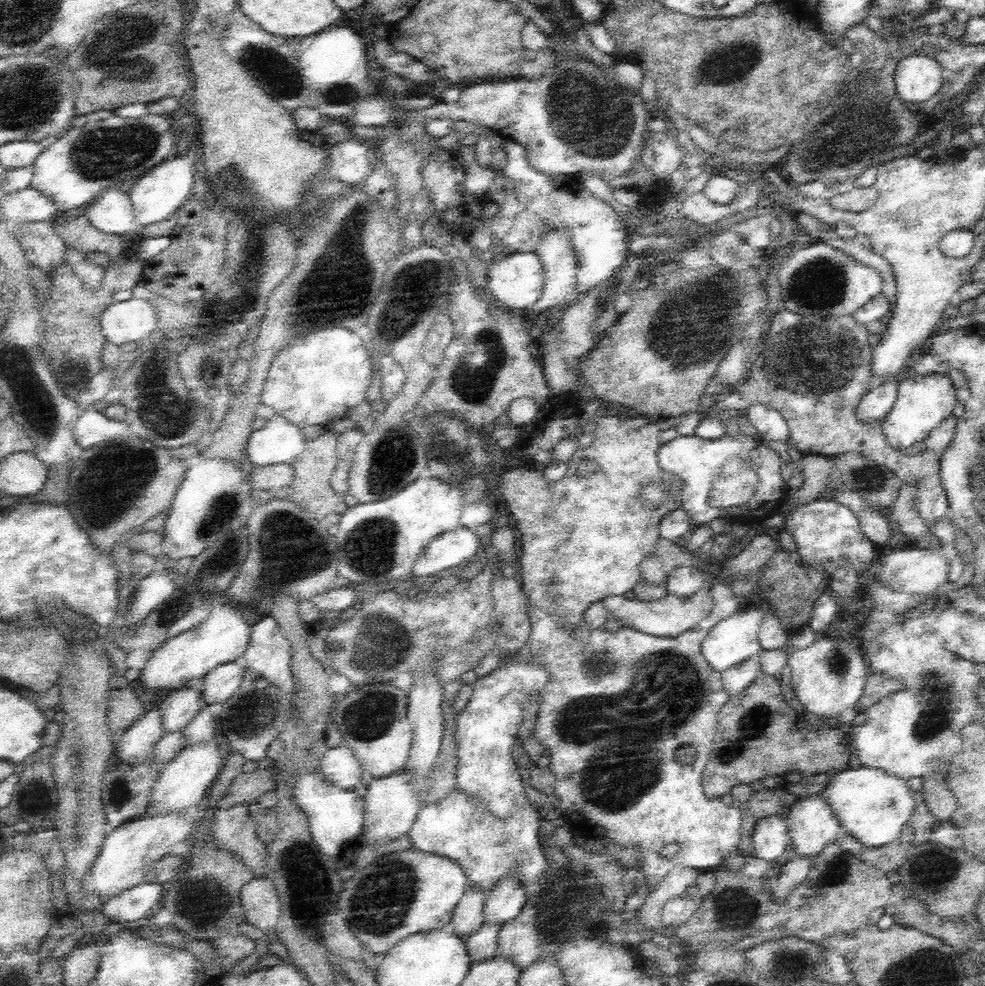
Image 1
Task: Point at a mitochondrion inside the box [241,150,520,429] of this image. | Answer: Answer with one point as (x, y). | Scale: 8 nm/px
(414, 294)

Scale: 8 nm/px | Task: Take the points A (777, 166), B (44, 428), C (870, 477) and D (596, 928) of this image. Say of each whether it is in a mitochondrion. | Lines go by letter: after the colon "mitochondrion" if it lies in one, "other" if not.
A: other
B: mitochondrion
C: mitochondrion
D: other

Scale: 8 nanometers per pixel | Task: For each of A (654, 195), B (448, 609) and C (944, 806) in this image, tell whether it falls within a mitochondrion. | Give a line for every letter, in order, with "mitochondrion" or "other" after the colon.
A: other
B: other
C: other

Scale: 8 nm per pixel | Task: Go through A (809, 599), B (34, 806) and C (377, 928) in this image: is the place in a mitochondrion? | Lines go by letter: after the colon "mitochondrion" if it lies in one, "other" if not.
A: other
B: other
C: mitochondrion

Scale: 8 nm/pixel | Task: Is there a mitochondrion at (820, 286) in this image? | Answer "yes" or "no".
yes

